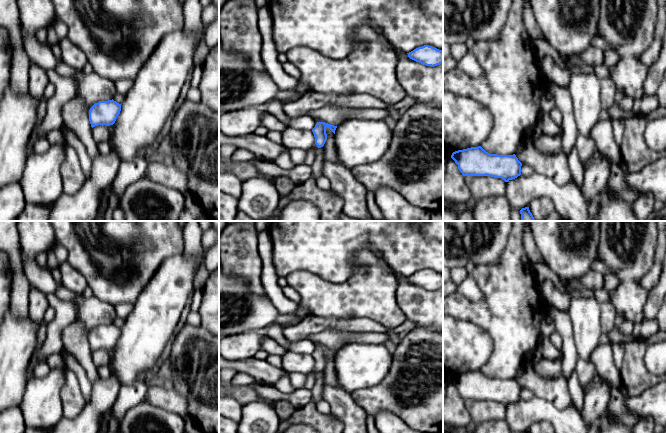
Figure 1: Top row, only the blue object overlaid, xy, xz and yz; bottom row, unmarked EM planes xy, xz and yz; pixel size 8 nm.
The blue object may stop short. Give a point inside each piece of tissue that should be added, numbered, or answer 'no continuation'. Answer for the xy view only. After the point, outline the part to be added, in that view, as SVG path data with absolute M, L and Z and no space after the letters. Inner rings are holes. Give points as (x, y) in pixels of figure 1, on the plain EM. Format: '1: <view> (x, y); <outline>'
no continuation

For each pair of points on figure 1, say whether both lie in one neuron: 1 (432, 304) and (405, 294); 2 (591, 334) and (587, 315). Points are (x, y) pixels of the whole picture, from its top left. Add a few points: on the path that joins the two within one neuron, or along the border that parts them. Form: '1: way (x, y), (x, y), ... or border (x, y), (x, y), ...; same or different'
1: way (425, 304), (417, 304), (412, 301); same
2: way (587, 329), (587, 320); same

